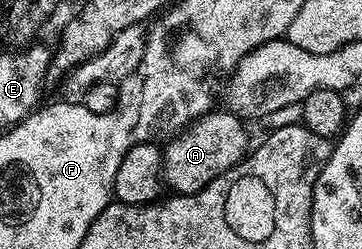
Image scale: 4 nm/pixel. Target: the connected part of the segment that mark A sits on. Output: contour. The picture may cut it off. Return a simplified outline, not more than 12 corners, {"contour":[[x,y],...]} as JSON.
{"contour":[[226,108],[162,147],[162,179],[196,194],[249,153],[244,119]]}

